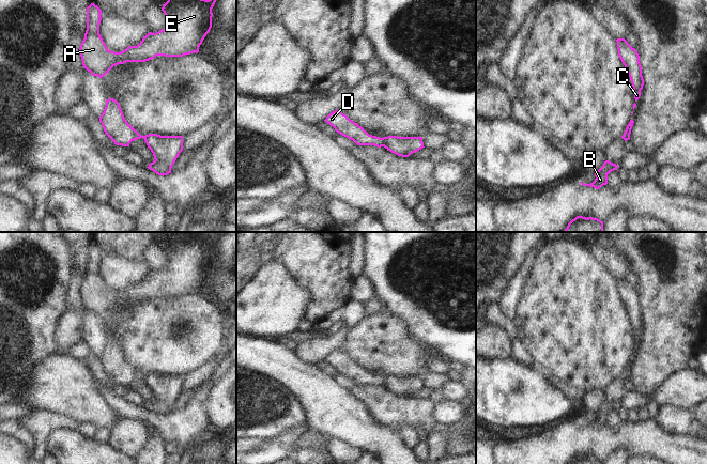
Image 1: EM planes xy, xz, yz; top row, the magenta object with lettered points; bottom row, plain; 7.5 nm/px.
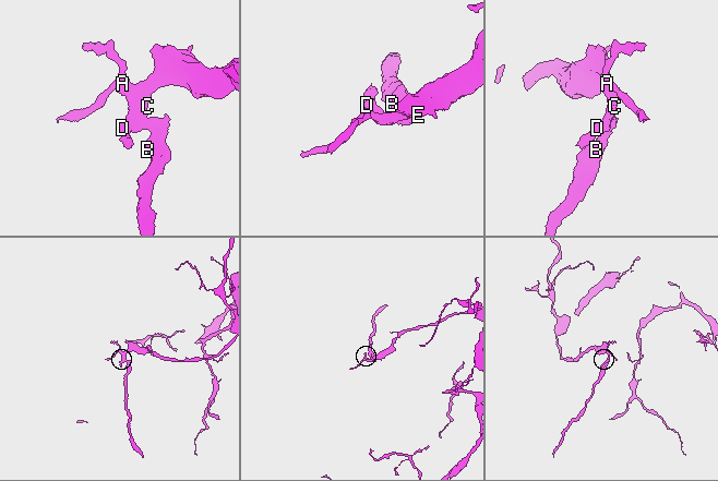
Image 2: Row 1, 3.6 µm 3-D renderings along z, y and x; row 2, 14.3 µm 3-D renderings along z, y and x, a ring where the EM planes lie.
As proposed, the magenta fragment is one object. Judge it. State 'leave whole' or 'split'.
split

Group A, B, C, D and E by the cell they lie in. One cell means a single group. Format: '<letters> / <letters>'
A C D E / B

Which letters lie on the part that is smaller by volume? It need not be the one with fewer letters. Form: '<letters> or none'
B

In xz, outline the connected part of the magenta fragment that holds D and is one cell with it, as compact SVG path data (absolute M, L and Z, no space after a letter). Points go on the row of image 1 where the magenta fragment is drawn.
M338 109L329 113L324 121L333 126L338 134L353 140L357 145L374 145L378 148L384 145L383 138L369 135L362 126Z

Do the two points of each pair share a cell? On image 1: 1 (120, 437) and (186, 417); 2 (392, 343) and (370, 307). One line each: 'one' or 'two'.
1: two
2: two

